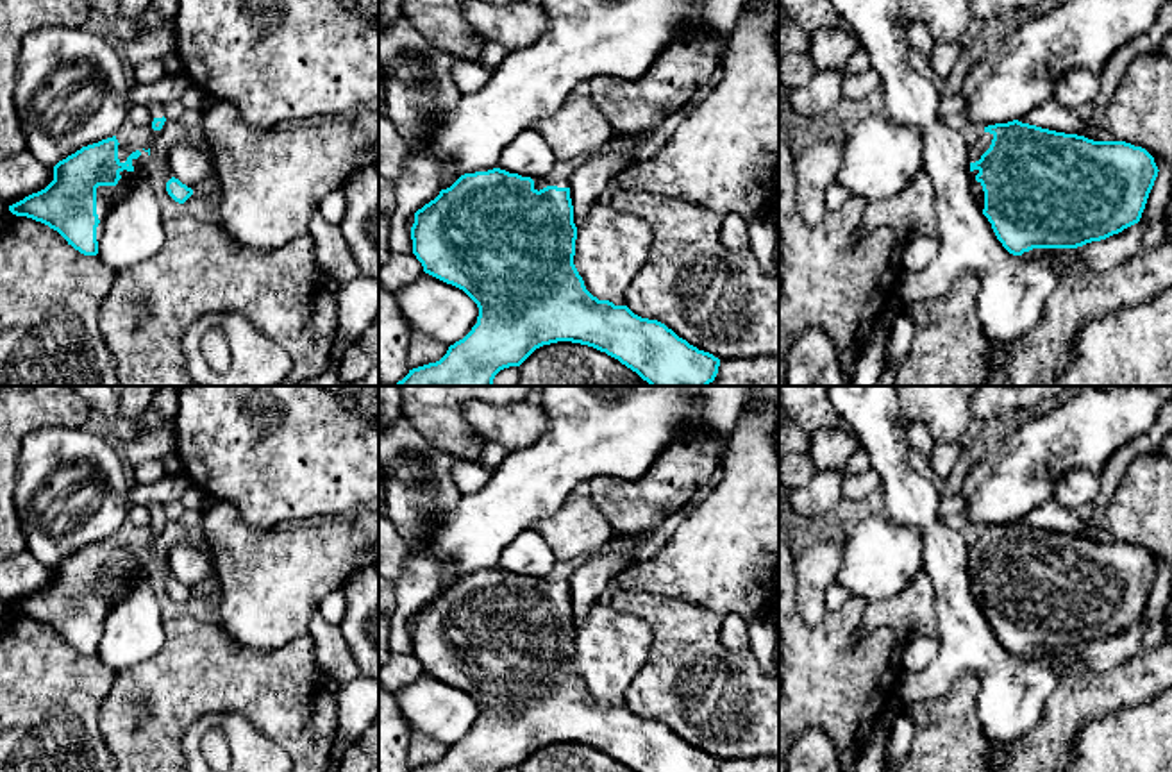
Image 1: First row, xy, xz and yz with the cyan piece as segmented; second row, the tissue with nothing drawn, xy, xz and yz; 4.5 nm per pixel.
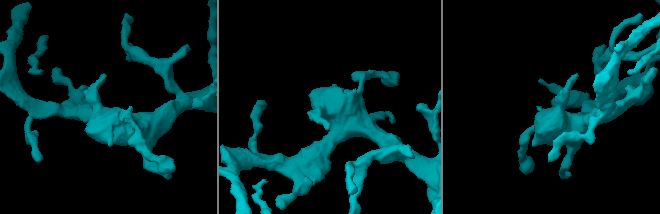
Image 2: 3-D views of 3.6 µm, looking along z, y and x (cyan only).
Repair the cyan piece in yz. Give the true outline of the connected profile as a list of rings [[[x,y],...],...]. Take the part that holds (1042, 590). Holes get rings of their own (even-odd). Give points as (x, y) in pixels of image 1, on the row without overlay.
[[[1018,520],[984,527],[968,547],[970,590],[1002,647],[1022,656],[1033,649],[1077,649],[1106,640],[1140,622],[1158,577],[1154,558],[1126,541],[1093,541]]]

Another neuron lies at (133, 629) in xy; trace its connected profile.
[[[146,566],[134,574],[129,590],[102,618],[98,659],[116,672],[134,668],[164,647],[163,618]]]

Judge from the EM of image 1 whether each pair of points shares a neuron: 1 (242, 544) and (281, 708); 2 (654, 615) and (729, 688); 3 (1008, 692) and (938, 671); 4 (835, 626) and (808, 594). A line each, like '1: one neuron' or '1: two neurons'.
1: two neurons
2: one neuron
3: one neuron
4: two neurons

